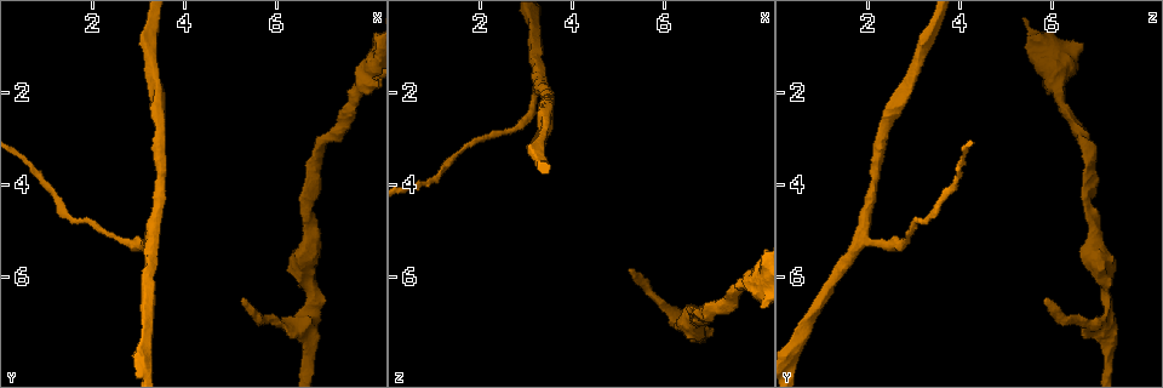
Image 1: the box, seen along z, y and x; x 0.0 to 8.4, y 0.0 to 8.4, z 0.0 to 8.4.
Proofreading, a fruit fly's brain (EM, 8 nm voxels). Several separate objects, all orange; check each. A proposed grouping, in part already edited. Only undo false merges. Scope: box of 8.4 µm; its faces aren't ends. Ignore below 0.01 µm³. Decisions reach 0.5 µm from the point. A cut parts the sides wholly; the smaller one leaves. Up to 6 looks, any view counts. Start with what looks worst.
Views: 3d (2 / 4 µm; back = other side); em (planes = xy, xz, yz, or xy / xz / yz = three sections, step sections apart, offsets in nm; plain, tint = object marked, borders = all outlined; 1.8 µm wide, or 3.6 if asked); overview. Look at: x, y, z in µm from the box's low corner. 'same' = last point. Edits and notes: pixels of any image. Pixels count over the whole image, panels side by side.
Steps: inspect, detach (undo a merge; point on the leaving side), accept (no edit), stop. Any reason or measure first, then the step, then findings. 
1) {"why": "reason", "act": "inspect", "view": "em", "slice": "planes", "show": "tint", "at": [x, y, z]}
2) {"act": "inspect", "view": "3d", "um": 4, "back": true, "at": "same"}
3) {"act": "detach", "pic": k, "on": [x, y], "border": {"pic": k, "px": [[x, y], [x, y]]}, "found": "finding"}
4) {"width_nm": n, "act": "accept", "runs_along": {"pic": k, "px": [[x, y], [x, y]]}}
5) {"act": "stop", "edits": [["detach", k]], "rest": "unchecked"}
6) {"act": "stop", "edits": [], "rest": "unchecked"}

{"why": "arms part here", "act": "inspect", "view": "em", "um": 3.6, "slice": "xy", "step": 16, "show": "tint", "at": [3.25, 5.20, 1.80]}

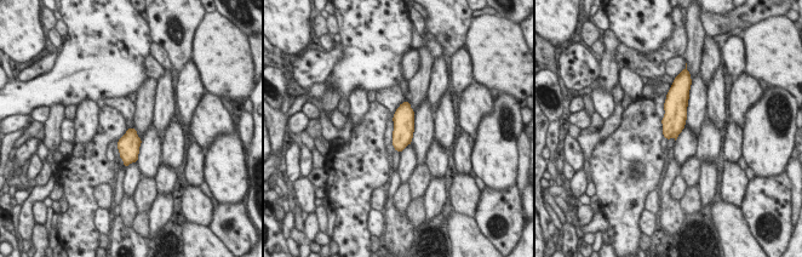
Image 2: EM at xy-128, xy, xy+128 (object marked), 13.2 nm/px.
{"act": "inspect", "view": "em", "um": 3.6, "slice": "planes", "show": "borders", "at": "same"}

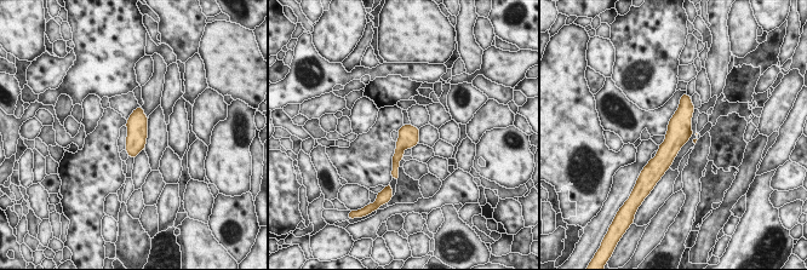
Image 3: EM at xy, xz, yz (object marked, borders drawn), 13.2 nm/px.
{"act": "accept", "runs_along": {"pic": 3, "px": [[686, 102], [664, 167]]}, "found": "one cell here"}

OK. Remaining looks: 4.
{"act": "inspect", "view": "3d", "um": 4, "at": [7.90, 1.45, 6.20]}

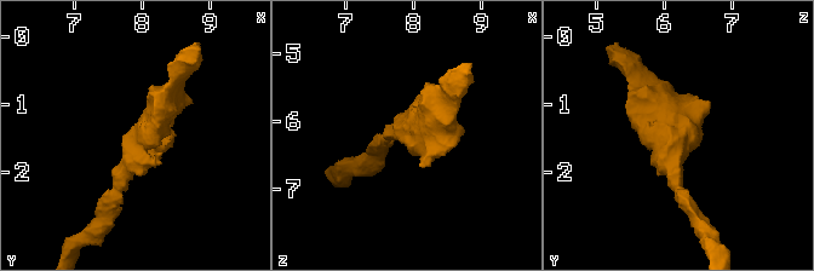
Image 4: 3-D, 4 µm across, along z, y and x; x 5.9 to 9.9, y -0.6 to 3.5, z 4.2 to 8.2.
{"arms": 3, "arm_widths_nm": [240, 360, 650], "why": "need the tissue", "act": "inspect", "view": "em", "slice": "xy", "step": 16, "show": "tint", "at": [7.95, 1.55, 6.20]}

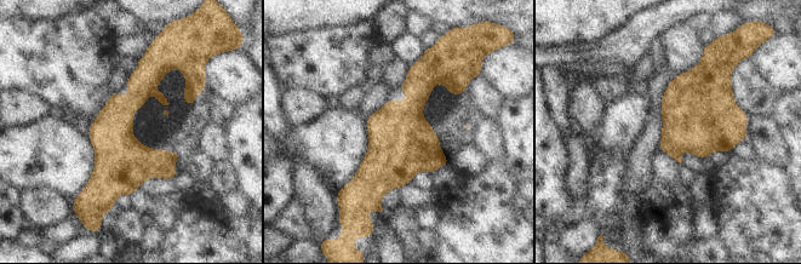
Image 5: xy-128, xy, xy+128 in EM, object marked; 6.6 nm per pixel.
{"act": "inspect", "view": "em", "slice": "planes", "show": "tint", "at": "same"}

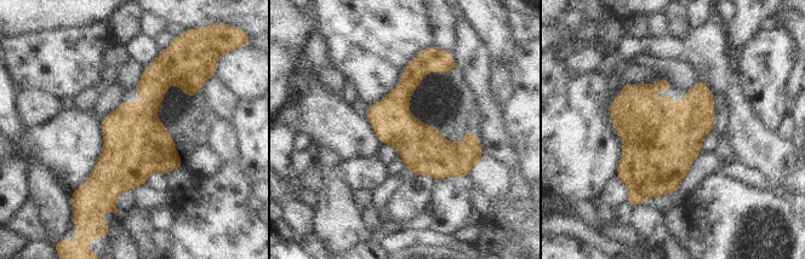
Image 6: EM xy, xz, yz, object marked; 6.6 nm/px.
{"act": "accept", "runs_along": {"pic": 6, "px": [[418, 58], [403, 118], [463, 172]]}, "found": "all the same cell"}

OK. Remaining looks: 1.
{"why": "three arms meet", "act": "inspect", "view": "em", "slice": "planes", "show": "tint", "at": [6.60, 7.00, 7.10]}

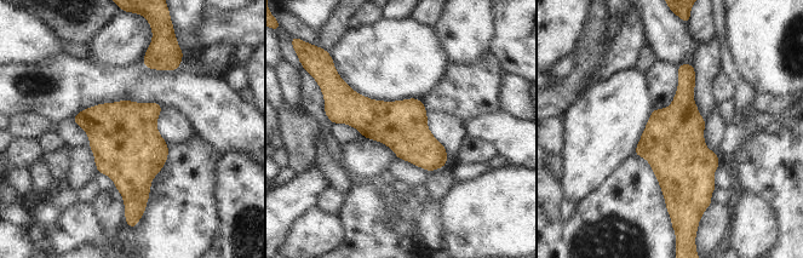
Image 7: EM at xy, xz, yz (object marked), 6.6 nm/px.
{"width_nm": 320, "act": "accept", "found": "all the same cell"}

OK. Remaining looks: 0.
{"act": "stop", "edits": [], "rest": "unchecked"}

